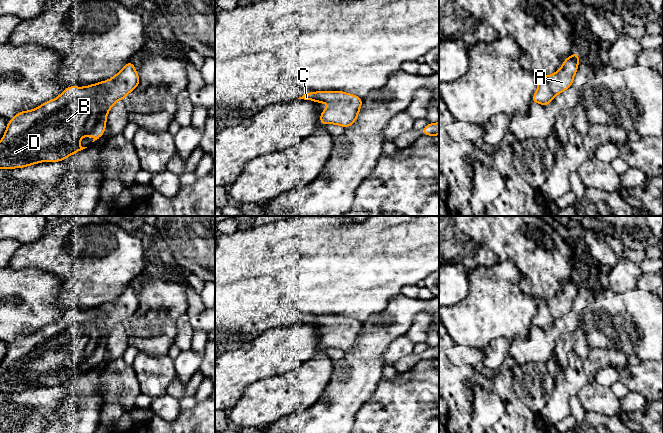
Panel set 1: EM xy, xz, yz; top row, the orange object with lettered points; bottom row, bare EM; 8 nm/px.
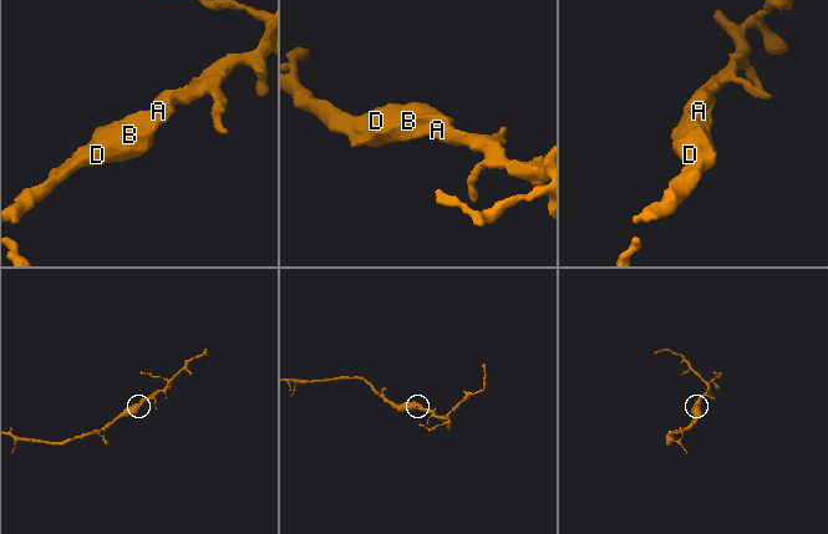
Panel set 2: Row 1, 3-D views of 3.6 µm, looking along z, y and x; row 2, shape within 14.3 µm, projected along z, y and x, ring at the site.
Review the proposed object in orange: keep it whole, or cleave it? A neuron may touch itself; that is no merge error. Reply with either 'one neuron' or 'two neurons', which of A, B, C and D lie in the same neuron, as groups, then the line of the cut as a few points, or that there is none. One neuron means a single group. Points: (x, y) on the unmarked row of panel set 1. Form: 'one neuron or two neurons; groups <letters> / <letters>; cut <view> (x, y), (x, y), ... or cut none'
one neuron; groups A B C D; cut none

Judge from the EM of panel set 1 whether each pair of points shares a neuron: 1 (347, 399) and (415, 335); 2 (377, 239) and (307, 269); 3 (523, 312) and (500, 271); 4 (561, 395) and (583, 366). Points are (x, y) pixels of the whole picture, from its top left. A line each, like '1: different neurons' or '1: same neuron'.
1: different neurons
2: same neuron
3: same neuron
4: same neuron

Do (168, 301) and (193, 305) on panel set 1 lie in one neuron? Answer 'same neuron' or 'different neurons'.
different neurons

